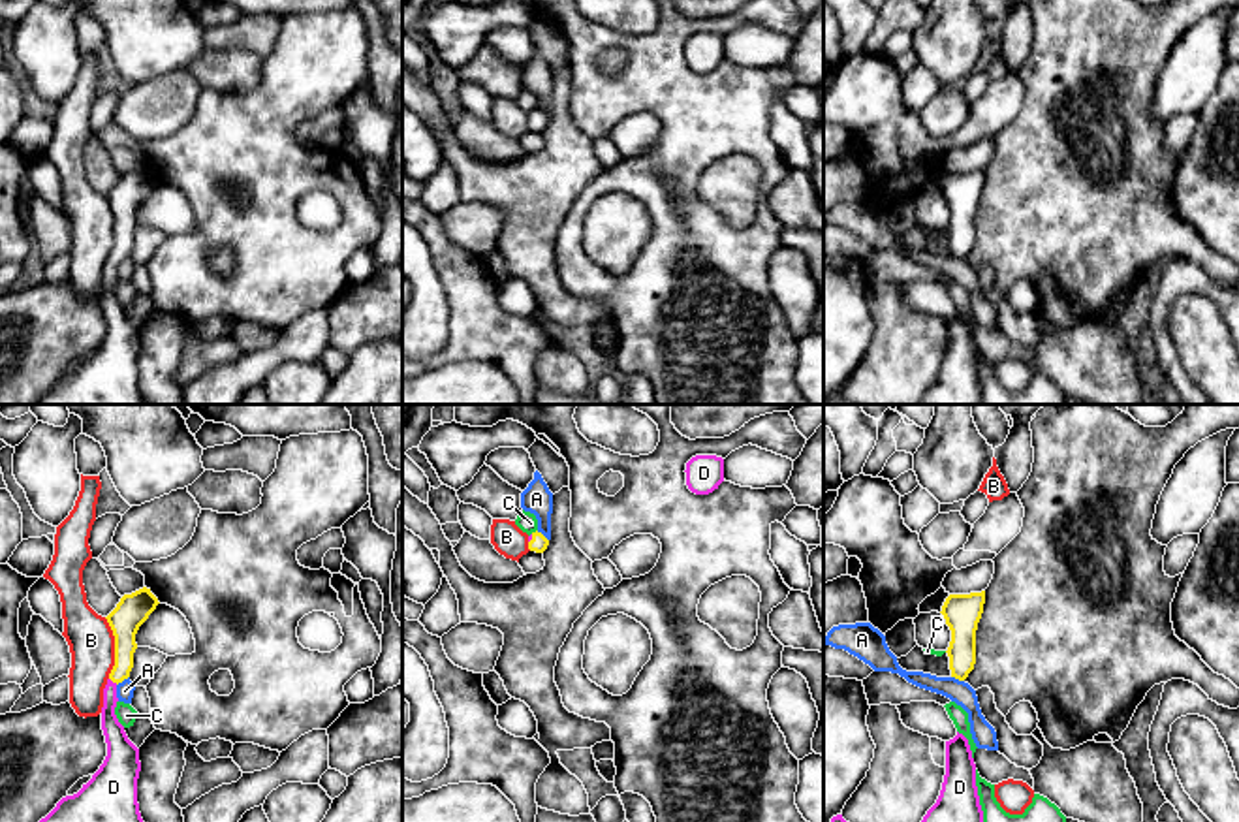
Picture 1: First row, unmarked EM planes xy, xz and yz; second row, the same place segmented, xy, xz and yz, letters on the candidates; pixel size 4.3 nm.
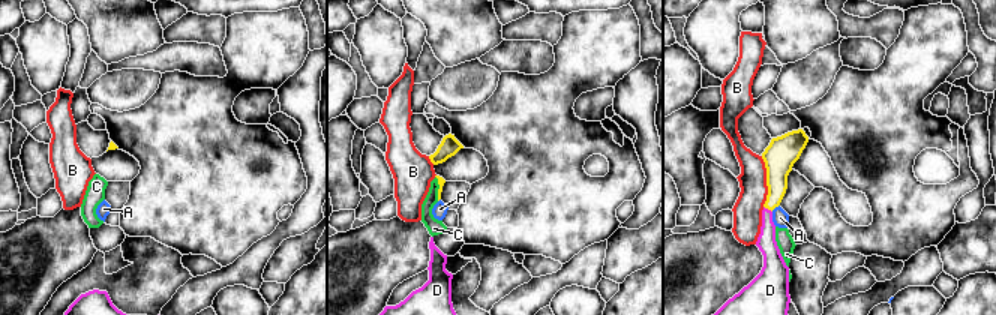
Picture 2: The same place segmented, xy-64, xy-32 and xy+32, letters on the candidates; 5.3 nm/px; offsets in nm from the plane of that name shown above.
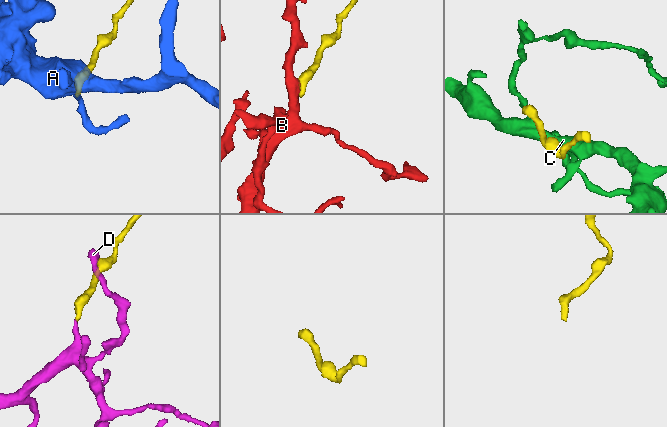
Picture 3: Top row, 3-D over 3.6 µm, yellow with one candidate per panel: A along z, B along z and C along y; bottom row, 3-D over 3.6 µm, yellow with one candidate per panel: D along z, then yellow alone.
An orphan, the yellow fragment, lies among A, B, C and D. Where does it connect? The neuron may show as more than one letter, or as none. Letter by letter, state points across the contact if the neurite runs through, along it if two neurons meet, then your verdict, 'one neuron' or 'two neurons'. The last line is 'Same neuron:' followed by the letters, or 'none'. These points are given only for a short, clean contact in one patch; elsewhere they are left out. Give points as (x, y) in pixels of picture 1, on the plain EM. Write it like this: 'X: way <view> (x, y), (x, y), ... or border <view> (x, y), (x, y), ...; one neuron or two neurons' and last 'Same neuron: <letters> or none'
A: border xy (128, 254), (117, 264); two neurons
B: border xy (104, 196), (113, 215), (113, 247), (109, 256); two neurons
C: border xz (536, 108), (531, 111); two neurons
D: way xy (125, 204), (125, 241), (113, 260), (109, 303), (115, 315); one neuron
Same neuron: D

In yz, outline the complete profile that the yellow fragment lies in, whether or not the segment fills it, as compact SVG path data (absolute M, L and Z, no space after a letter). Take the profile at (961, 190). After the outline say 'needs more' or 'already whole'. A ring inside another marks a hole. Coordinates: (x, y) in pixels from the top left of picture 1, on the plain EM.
M985 169L949 173L942 194L951 209L948 226L951 256L965 260L976 243L976 209L983 192Z | already whole

